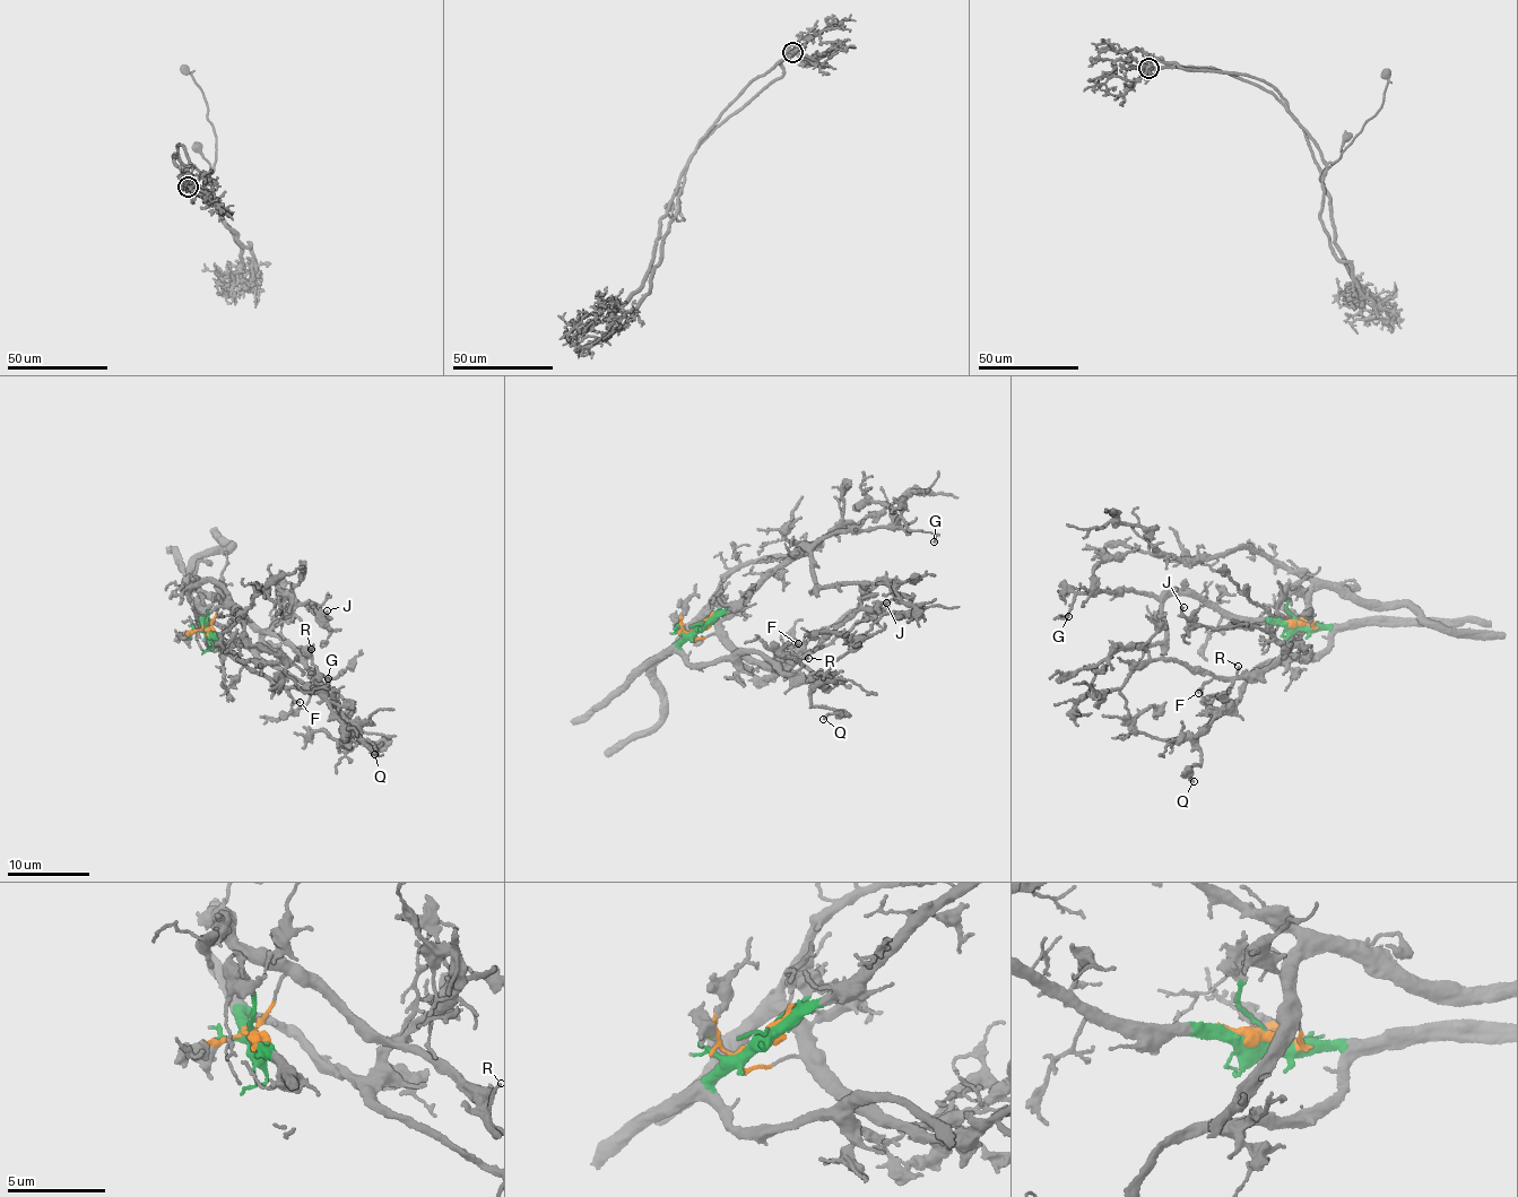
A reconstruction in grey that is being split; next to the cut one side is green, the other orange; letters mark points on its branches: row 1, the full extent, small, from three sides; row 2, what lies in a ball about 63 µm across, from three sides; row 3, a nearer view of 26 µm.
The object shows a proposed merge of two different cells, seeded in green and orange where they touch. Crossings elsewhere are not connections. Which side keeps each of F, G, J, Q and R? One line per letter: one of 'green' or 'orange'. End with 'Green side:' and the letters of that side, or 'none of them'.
F: green
G: green
J: orange
Q: green
R: orange
Green side: F, G, Q

